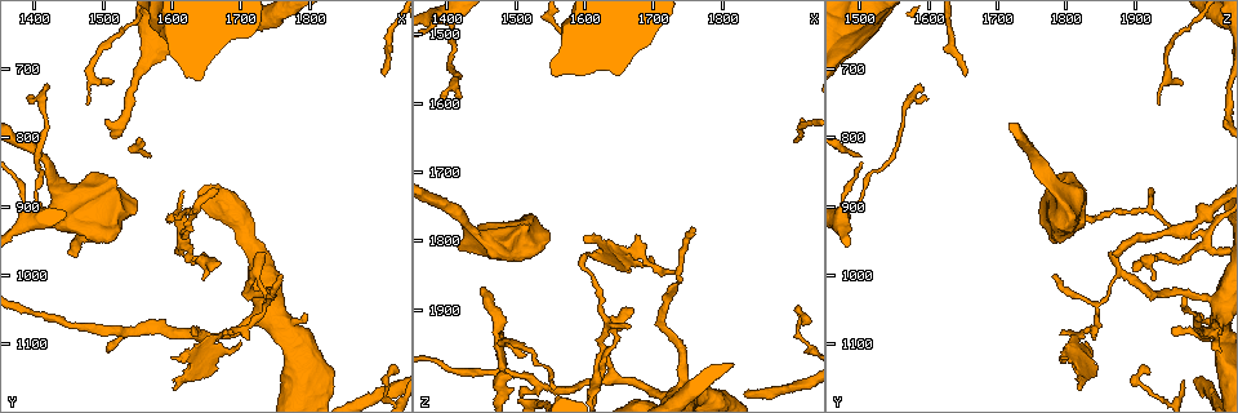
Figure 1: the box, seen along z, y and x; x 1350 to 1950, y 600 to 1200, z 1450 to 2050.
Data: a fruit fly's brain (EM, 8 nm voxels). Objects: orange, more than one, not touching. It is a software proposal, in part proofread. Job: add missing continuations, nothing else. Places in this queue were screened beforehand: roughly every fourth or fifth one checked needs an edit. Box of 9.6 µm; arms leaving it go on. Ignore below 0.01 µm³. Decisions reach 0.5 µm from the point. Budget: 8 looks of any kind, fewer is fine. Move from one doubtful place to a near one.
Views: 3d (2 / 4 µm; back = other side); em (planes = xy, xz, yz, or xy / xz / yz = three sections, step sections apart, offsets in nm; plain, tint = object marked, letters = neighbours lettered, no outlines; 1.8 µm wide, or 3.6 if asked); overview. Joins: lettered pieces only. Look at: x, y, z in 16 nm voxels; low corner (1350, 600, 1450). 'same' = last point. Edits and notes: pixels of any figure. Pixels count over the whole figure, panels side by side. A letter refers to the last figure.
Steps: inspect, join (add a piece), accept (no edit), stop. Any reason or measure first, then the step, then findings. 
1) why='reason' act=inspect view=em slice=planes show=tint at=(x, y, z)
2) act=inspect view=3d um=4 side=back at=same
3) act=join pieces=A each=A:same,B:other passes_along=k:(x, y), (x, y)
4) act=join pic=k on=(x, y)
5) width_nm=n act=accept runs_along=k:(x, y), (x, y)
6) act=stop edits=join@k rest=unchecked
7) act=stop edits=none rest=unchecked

why='tapers out' act=inspect view=3d um=2 side=back at=(1670, 875, 1920)

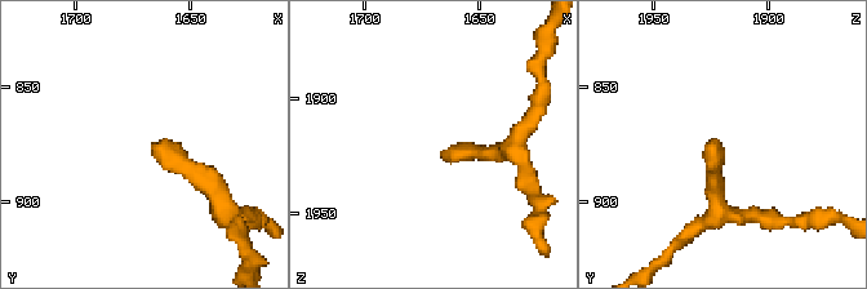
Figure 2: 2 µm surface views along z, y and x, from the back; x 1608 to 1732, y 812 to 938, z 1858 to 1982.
act=inspect view=em slice=planes show=letters at=(1667, 876, 1922)

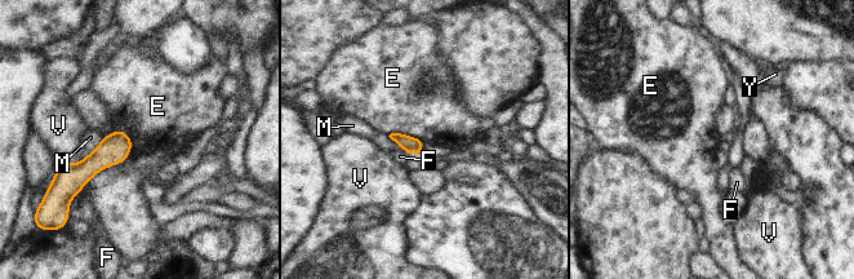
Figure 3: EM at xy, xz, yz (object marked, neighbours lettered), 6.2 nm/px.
longest_contact=E:480nm act=accept each=E:other,F:other,M:other,V:other,Y:other border=3:(124, 131), (129, 154), (79, 191) found='none of them fits'

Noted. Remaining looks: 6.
why='abrupt turn' act=inspect view=3d um=2 at=(1915, 1150, 1905)

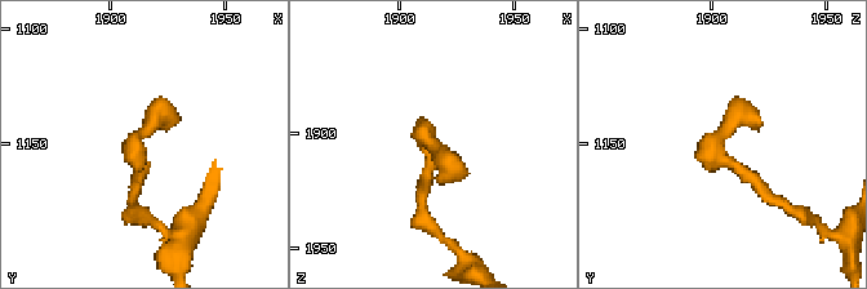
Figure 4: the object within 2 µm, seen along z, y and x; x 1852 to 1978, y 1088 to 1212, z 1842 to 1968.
act=inspect view=em slice=planes show=plain at=(1912, 1154, 1905)

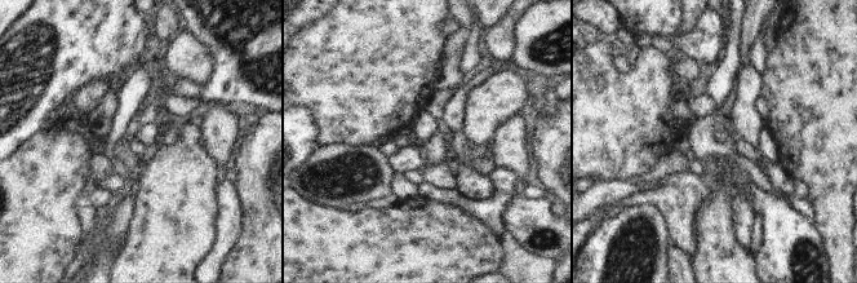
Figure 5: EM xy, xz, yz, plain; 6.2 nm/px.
act=inspect view=em slice=planes show=letters at=same

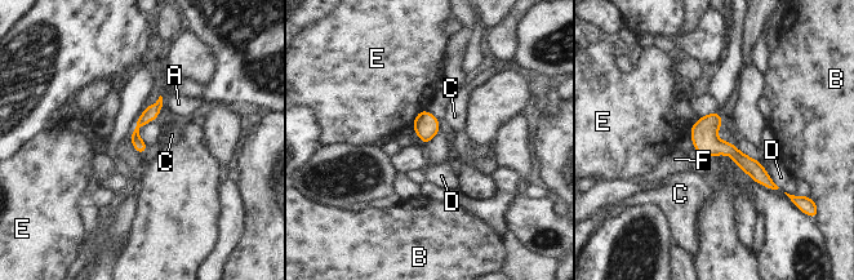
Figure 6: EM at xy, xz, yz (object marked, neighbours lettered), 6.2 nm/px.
act=accept each=A:other,B:other,C:other,D:other,E:other,F:other border=6:(759, 161), (779, 187) found='no lettered piece goes on from it'

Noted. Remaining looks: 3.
why='an open end' act=inspect view=3d um=4 at=(1455, 975, 1870)

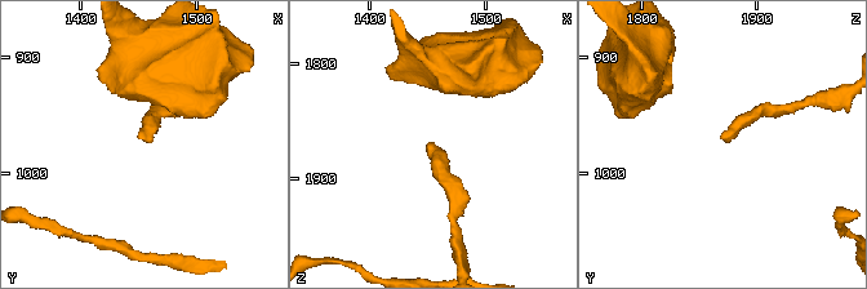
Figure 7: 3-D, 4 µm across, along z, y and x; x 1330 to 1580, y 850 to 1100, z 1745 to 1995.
why='need the tissue' act=inspect view=em slice=yz step=8 show=tint at=(1448, 970, 1868)

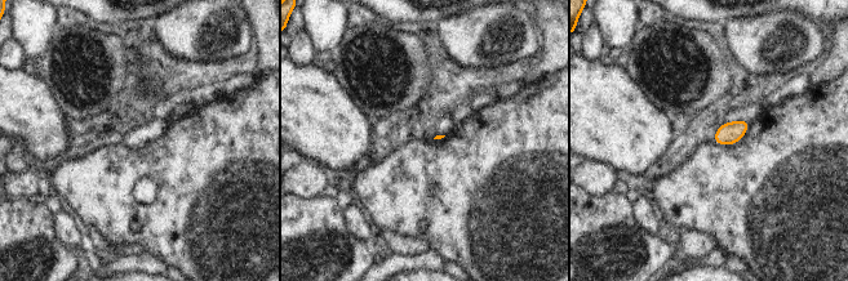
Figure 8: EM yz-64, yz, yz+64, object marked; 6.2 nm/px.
act=inspect view=em slice=yz step=8 show=letters at=same

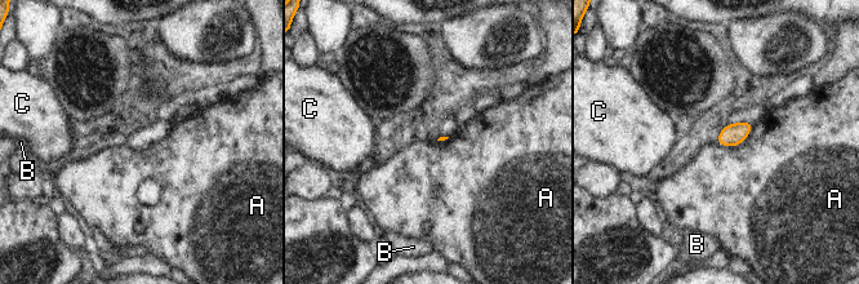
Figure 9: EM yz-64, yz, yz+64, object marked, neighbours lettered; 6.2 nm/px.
act=accept each=A:other,B:other,C:other found='none of them fits'

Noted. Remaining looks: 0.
act=stop edits=none rest=unchecked

